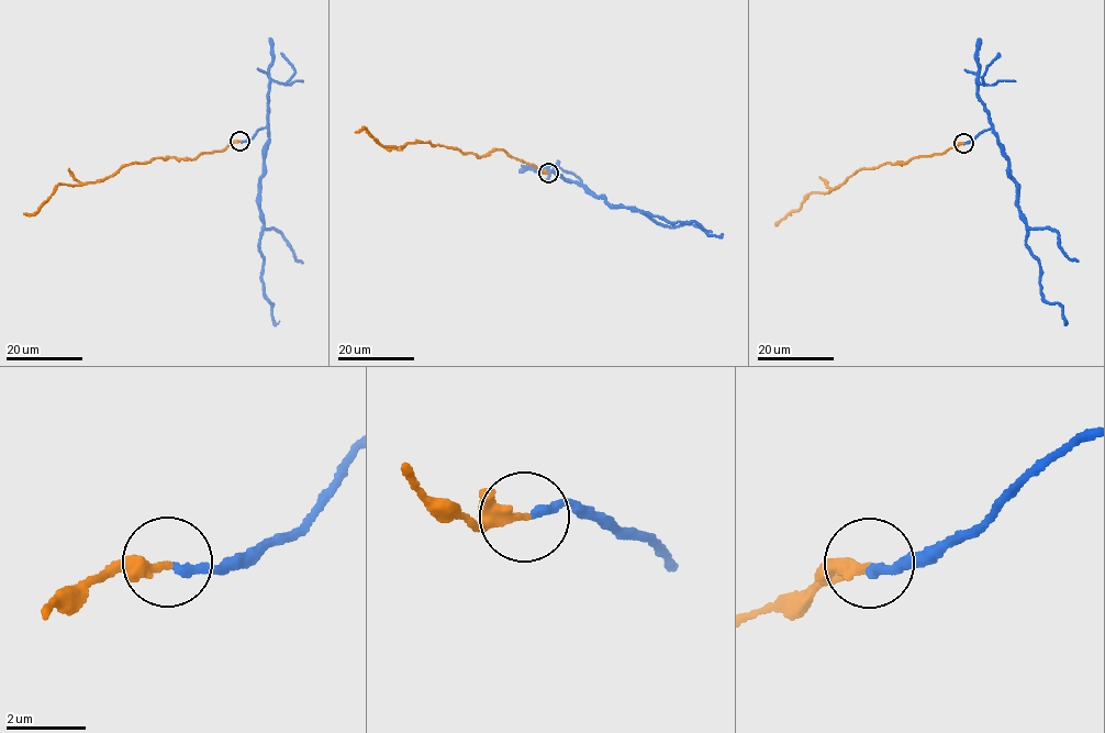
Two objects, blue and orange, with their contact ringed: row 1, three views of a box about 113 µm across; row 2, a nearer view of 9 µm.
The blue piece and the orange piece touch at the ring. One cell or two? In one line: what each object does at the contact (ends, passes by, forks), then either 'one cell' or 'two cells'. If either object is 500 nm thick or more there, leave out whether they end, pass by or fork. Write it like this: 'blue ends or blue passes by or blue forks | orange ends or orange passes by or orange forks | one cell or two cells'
blue ends | orange ends | one cell

